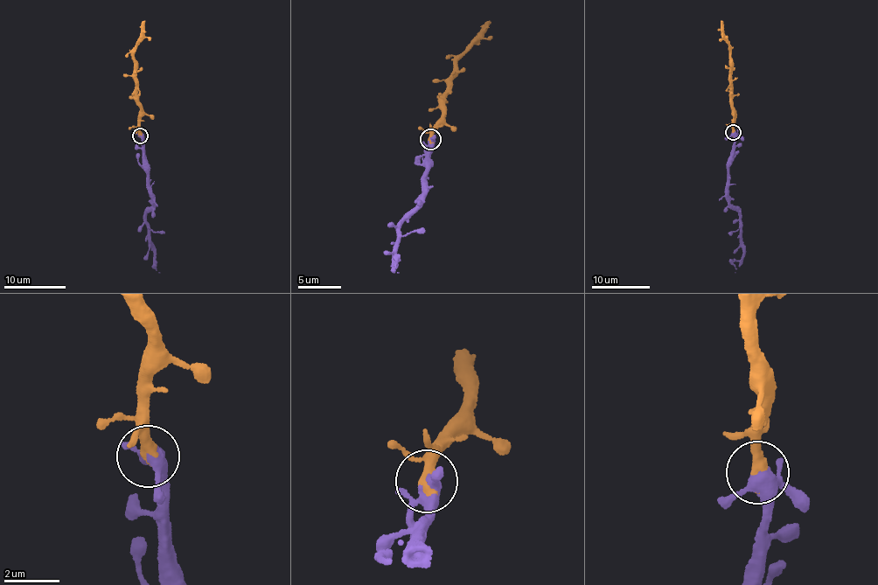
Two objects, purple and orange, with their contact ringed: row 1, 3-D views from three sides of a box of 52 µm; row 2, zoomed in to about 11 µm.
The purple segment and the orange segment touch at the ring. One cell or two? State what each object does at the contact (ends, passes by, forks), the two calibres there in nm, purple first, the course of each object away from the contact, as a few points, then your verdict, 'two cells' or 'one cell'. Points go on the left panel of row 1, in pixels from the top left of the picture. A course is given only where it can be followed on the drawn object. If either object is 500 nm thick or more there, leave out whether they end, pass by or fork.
purple forks there; orange ends there; 320 nm thick on the purple side, 440 nm on the other; purple runs (139, 135), (143, 140), (146, 185), (153, 210), (146, 212), (148, 246), (151, 247), (159, 273); orange runs (139, 135), (134, 46), (144, 21); one cell

